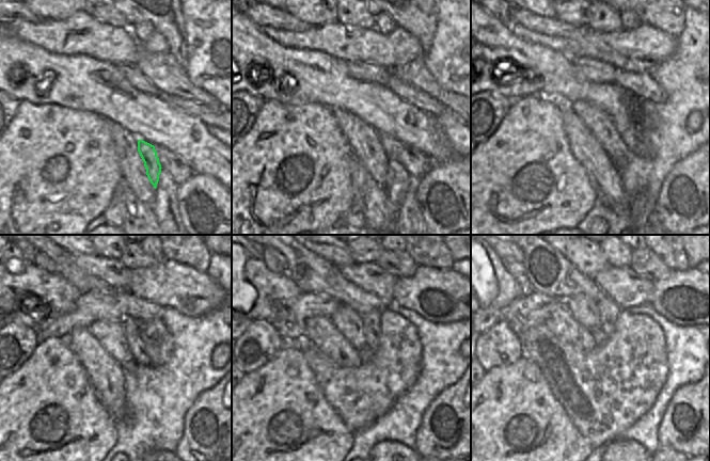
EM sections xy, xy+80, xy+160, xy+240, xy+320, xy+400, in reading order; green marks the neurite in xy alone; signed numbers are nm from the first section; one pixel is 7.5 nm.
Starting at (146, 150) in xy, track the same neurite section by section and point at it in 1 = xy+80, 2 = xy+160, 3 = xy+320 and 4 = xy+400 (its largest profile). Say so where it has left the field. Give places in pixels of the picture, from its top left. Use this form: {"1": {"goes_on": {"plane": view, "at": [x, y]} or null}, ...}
{"1": {"goes_on": {"plane": "xy+80", "at": [398, 181]}}, "2": {"goes_on": {"plane": "xy+160", "at": [635, 206]}}, "3": {"goes_on": null}, "4": {"goes_on": null}}

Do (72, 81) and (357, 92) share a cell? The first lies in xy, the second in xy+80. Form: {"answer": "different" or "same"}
{"answer": "same"}

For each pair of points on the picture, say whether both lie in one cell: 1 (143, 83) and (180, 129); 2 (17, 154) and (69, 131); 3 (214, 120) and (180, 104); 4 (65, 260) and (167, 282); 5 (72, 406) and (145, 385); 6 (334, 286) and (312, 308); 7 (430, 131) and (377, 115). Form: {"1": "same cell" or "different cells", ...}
{"1": "different cells", "2": "same cell", "3": "same cell", "4": "different cells", "5": "different cells", "6": "different cells", "7": "same cell"}

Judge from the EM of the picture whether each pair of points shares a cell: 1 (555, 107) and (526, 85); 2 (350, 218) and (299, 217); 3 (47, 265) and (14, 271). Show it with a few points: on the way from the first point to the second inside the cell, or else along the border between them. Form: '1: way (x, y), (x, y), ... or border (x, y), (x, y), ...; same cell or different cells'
1: border (548, 97), (543, 95), (525, 95), (515, 99); different cells
2: border (353, 204), (342, 218); different cells
3: border (32, 263), (56, 274); different cells

